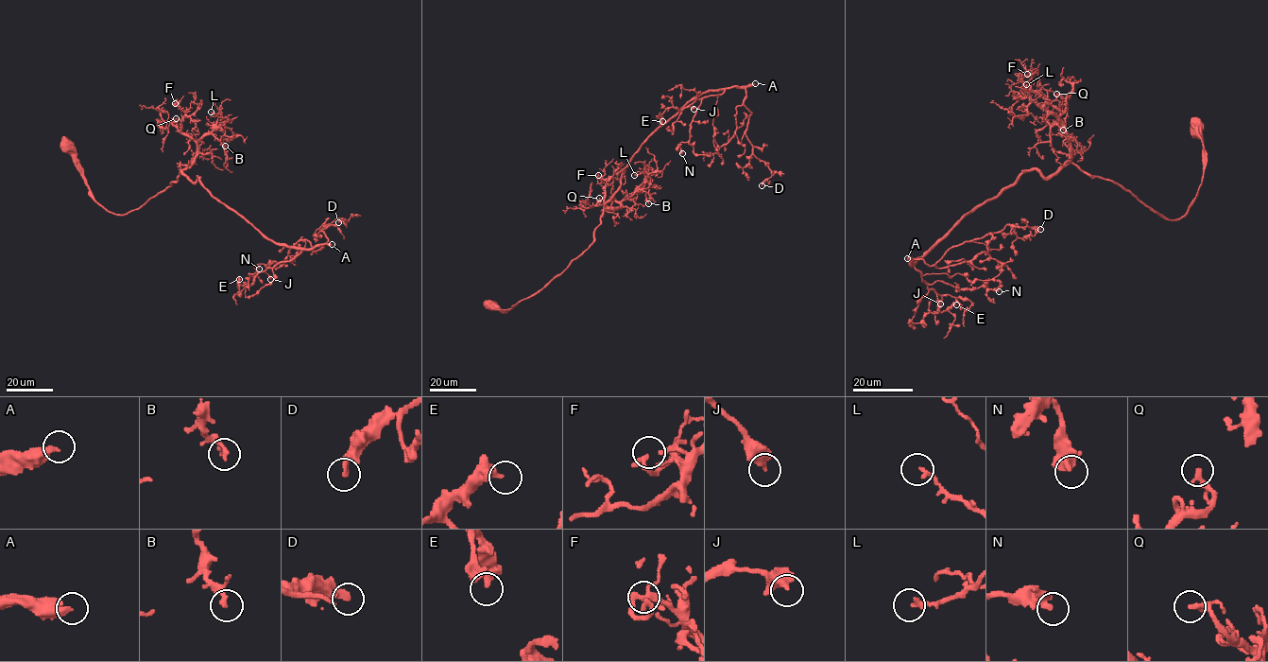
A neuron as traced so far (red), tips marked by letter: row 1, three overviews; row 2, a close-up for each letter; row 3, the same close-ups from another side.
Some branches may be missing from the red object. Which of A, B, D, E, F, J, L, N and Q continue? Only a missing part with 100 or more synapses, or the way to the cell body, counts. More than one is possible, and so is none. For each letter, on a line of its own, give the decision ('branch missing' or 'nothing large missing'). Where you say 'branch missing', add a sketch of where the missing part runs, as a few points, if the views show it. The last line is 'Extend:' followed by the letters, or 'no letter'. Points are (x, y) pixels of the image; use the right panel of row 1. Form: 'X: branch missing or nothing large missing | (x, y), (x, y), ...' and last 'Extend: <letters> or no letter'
A: branch missing | (907, 258), (907, 254), (919, 262), (917, 266), (933, 275), (944, 287), (948, 310), (951, 310), (963, 300)
B: nothing large missing
D: nothing large missing
E: nothing large missing
F: nothing large missing
J: nothing large missing
L: nothing large missing
N: nothing large missing
Q: nothing large missing
Extend: A

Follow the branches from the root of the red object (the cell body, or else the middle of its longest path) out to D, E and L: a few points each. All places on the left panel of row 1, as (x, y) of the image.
D: (66, 147), (90, 194), (115, 214), (180, 171), (278, 243), (320, 250), (322, 231), (348, 219), (338, 222)
E: (66, 147), (90, 194), (115, 214), (180, 171), (300, 250), (249, 285), (239, 279)
L: (66, 147), (90, 194), (108, 210), (126, 215), (175, 182), (191, 164), (197, 144), (223, 122), (211, 112)

